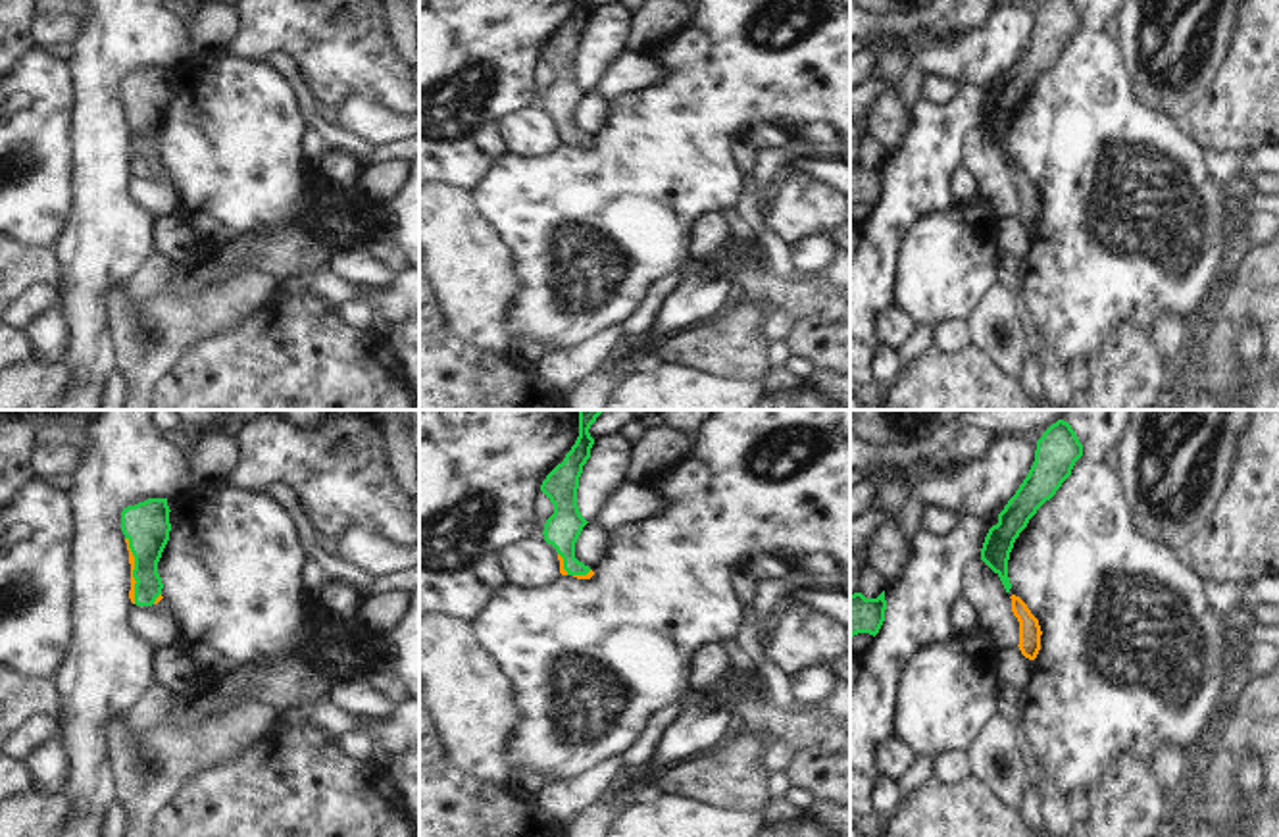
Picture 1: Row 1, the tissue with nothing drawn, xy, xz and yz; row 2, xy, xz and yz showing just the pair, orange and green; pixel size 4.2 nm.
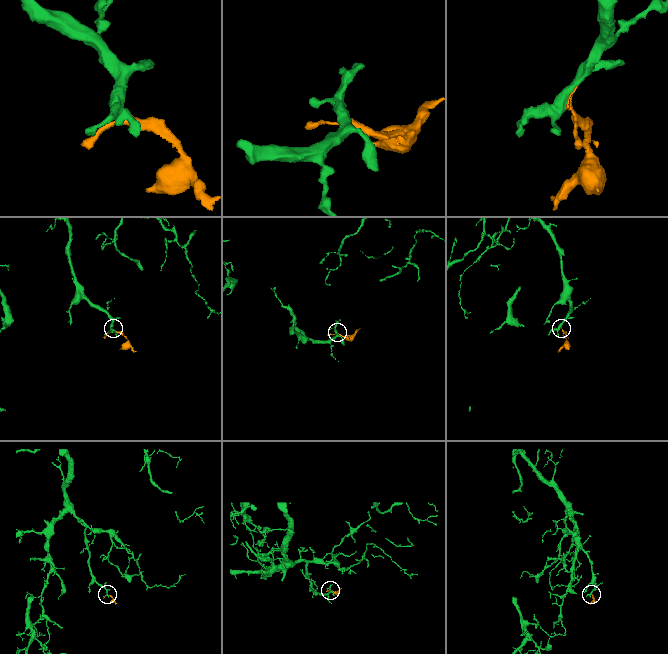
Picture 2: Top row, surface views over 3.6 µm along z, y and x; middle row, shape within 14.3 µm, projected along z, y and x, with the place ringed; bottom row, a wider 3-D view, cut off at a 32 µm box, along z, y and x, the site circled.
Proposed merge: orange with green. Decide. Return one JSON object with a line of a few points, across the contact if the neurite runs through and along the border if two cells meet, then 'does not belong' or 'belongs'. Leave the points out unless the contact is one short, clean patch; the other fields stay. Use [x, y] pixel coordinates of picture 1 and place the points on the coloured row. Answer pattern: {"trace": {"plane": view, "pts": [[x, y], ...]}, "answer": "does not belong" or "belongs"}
{"trace": {"plane": "xy", "pts": [[131, 558], [133, 568], [145, 553], [147, 526]]}, "answer": "belongs"}

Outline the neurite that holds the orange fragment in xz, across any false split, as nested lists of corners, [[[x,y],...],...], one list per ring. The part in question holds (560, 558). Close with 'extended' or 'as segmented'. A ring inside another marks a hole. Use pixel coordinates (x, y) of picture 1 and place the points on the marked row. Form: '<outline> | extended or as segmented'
[[[579,410],[579,437],[564,462],[542,481],[540,491],[554,504],[554,514],[544,523],[544,541],[558,552],[560,573],[577,579],[590,579],[594,571],[575,558],[575,543],[589,523],[577,506],[577,489],[583,466],[590,458],[594,439],[589,429],[606,410]]] | extended

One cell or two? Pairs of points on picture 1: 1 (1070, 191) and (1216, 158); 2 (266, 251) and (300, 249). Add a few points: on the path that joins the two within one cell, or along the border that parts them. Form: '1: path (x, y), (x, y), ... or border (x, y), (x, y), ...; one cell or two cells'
1: border (1201, 149), (1206, 166), (1220, 183); two cells
2: path (274, 251), (293, 251); one cell

